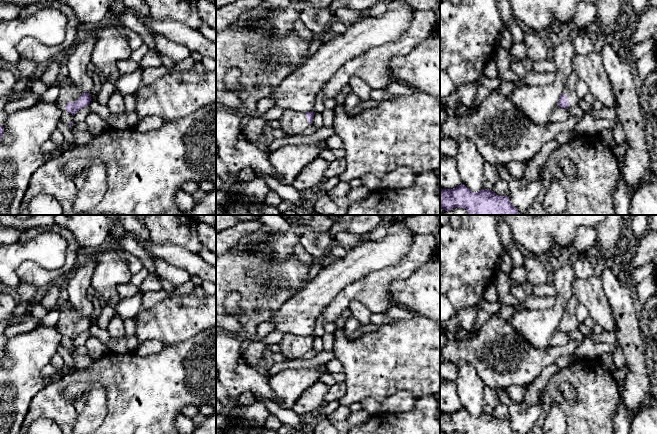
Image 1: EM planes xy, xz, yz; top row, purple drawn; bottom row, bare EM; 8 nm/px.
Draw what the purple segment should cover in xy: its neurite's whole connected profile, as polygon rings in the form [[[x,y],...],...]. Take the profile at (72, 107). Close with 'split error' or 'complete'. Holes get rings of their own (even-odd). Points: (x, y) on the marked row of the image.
[[[65,74],[60,78],[60,94],[56,100],[61,112],[61,121],[71,127],[74,115],[82,108],[88,106],[91,101],[91,95],[84,92],[76,86],[75,82]]]; split error

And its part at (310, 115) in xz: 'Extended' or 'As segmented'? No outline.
Extended

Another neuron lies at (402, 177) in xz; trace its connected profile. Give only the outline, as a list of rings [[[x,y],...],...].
[[[399,167],[381,178],[381,188],[406,188],[415,182],[417,173],[409,167]]]

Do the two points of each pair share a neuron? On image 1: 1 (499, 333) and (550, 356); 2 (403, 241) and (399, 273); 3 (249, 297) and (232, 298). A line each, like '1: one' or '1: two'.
1: one
2: two
3: two

